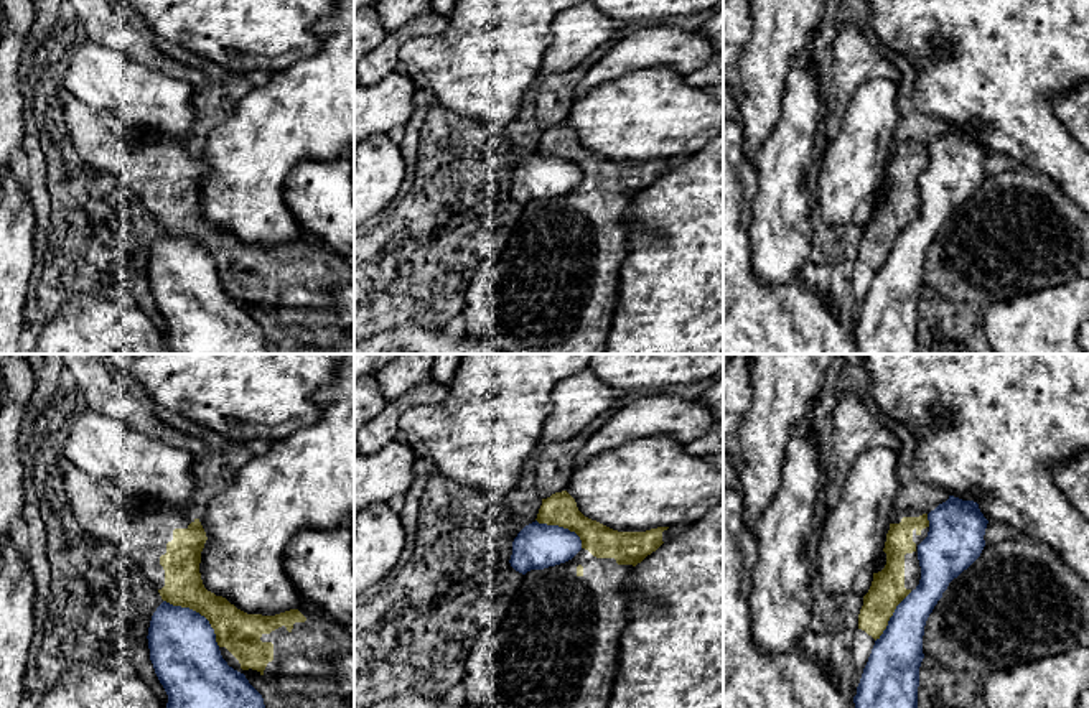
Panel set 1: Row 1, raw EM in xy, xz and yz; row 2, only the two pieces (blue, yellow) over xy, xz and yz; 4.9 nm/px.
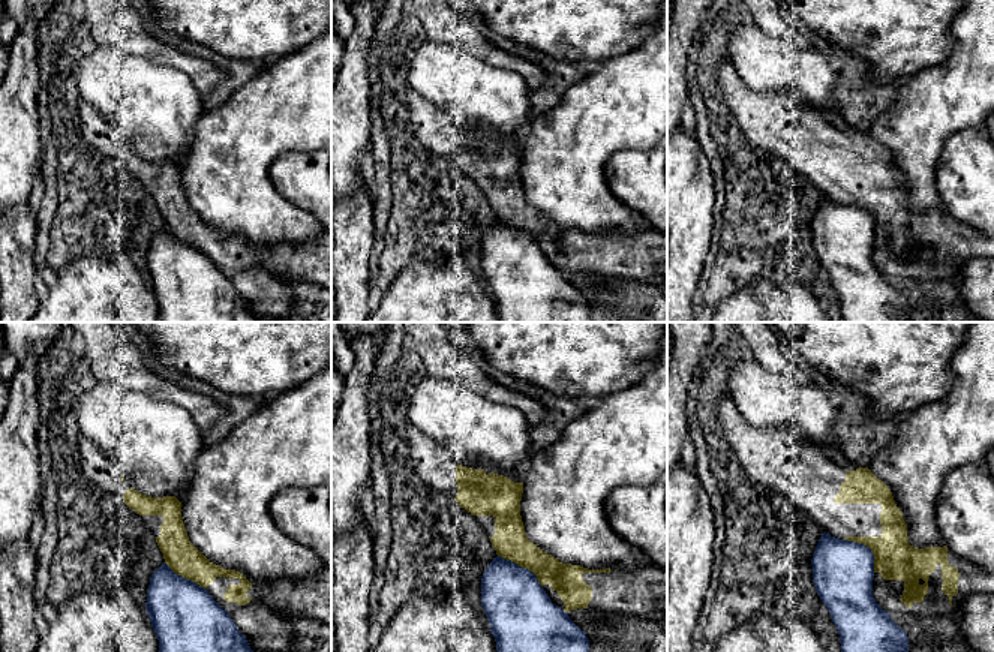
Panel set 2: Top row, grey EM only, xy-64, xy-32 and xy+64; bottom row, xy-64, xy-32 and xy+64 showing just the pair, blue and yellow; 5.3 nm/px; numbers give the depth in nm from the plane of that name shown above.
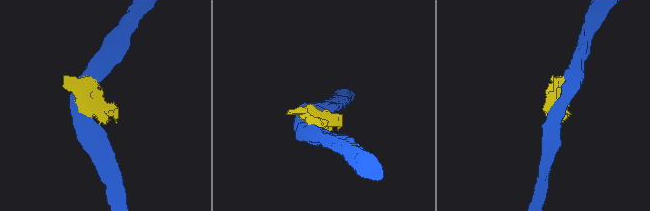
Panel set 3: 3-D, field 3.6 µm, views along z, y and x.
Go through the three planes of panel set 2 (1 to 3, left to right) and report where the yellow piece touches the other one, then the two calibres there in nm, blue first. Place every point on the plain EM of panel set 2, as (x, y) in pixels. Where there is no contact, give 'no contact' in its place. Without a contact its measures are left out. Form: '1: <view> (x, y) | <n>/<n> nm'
1: xy-64 (183, 242) | 360/180 nm
2: xy-32 (520, 231) | 340/190 nm
3: xy+64 (868, 212) | 320/220 nm

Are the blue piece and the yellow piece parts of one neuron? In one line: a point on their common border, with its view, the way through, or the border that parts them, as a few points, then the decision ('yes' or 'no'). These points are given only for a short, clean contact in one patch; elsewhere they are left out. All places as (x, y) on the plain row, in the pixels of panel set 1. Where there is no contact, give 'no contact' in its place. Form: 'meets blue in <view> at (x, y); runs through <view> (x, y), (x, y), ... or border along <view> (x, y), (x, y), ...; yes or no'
meets blue in xy at (198, 244); no

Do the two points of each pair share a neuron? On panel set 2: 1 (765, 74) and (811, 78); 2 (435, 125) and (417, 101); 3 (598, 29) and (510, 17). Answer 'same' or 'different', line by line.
1: same
2: same
3: same

